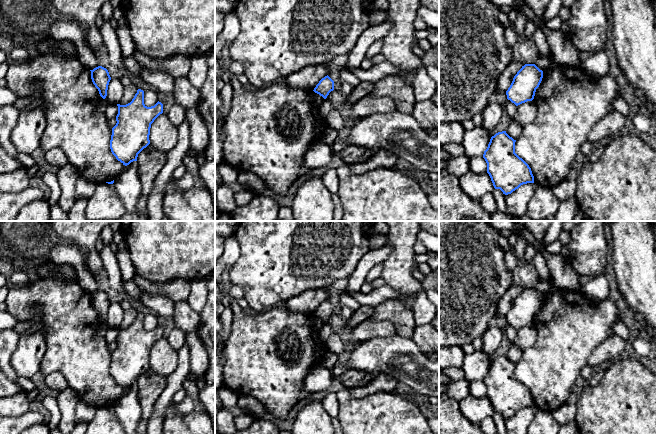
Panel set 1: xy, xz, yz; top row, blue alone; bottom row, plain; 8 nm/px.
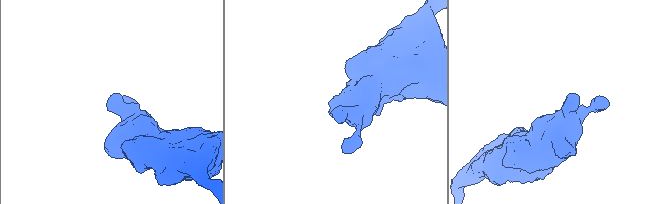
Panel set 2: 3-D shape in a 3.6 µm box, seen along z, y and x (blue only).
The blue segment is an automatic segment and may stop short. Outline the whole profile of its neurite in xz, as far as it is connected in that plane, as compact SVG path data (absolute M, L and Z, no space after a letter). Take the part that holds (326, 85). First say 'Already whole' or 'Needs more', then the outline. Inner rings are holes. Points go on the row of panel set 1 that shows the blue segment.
Already whole. M327 75L319 81L313 91L326 99L333 90L334 81Z

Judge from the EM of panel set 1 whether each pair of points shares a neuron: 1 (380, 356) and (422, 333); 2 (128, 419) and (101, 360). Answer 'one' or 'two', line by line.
1: two
2: two

